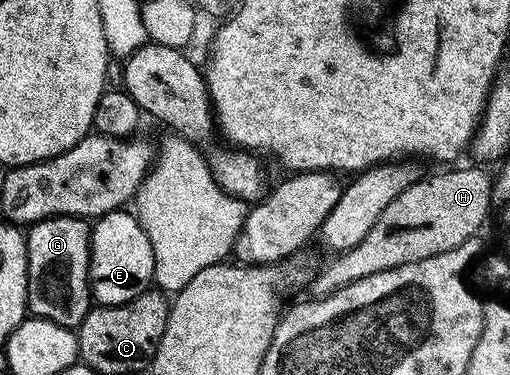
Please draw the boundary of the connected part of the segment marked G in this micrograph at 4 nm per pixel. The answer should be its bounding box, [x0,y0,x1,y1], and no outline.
[27,217,94,331]

